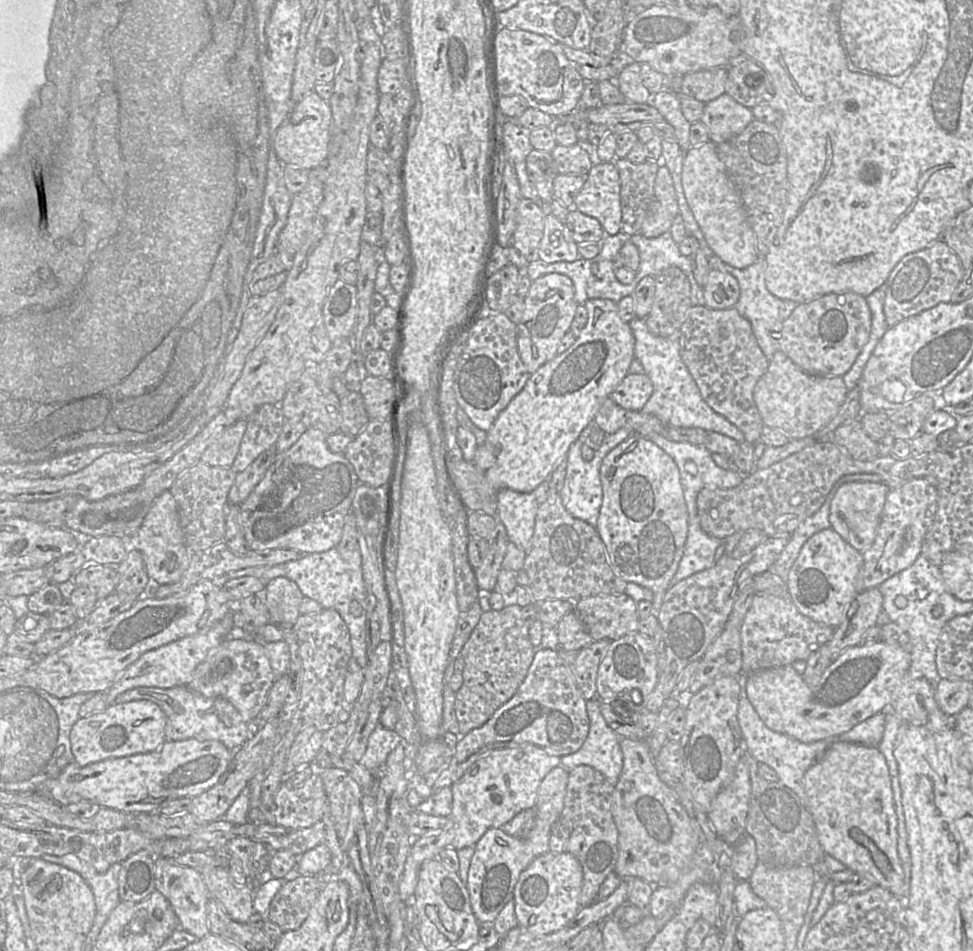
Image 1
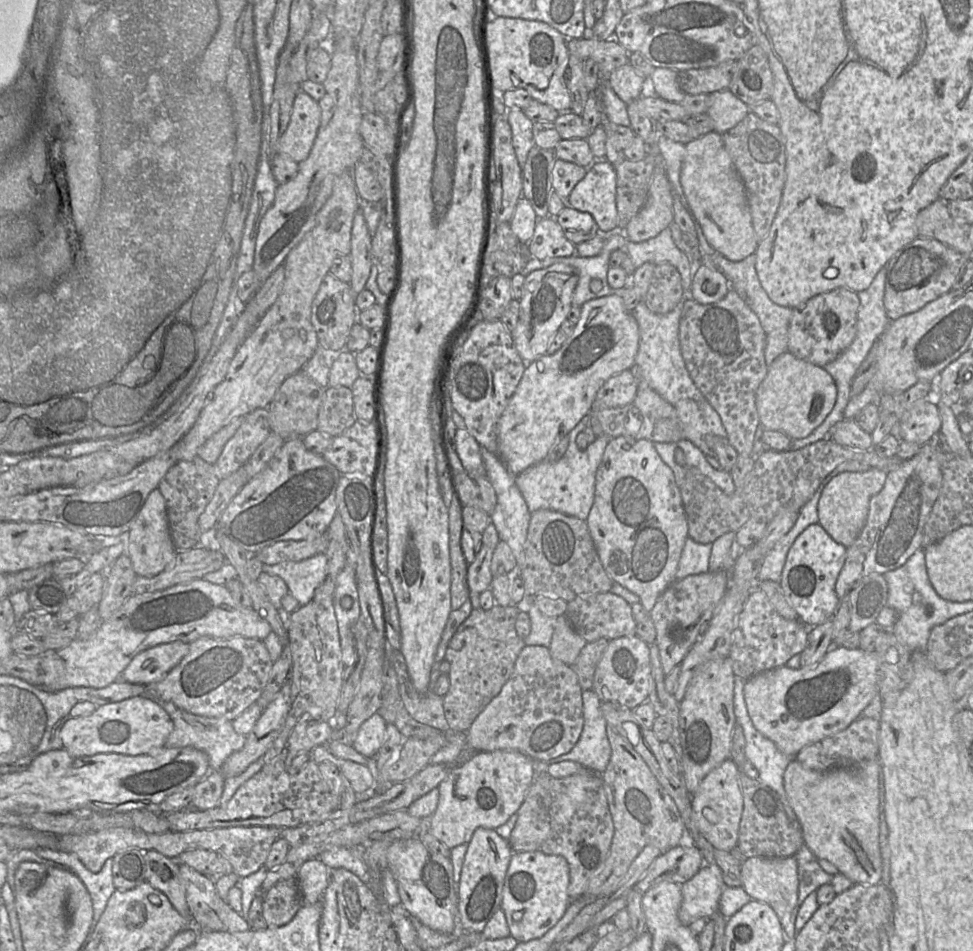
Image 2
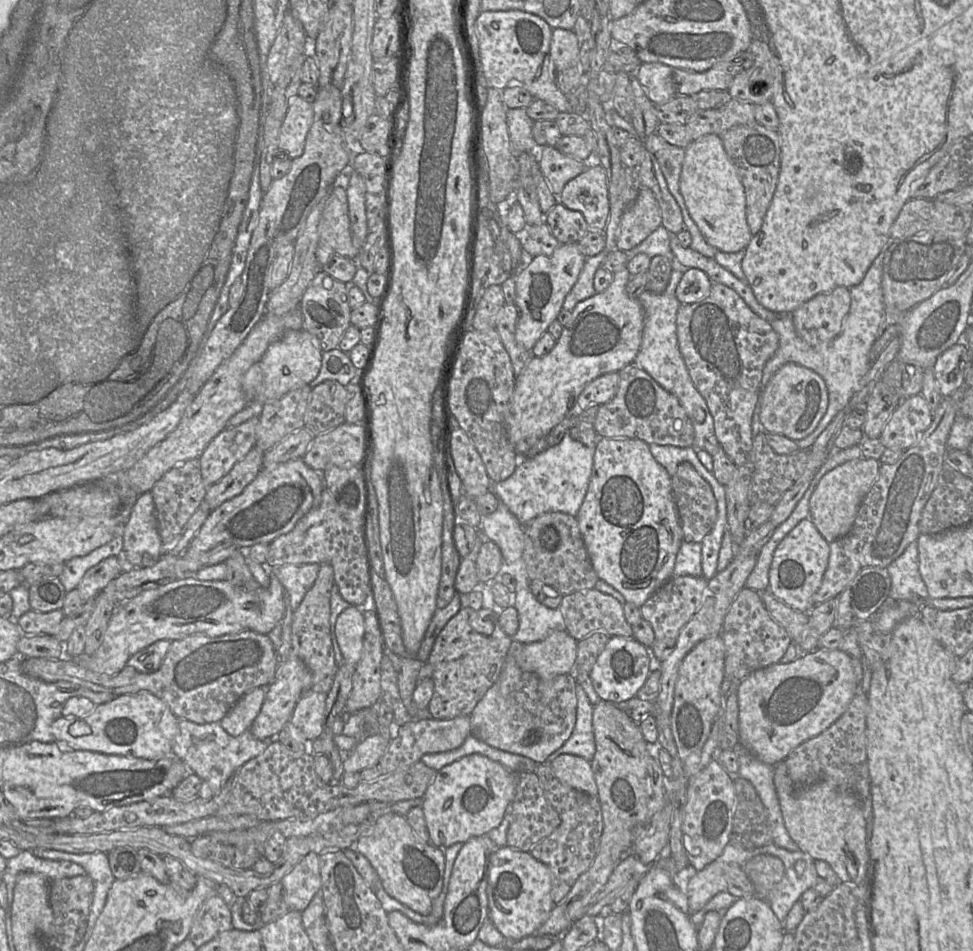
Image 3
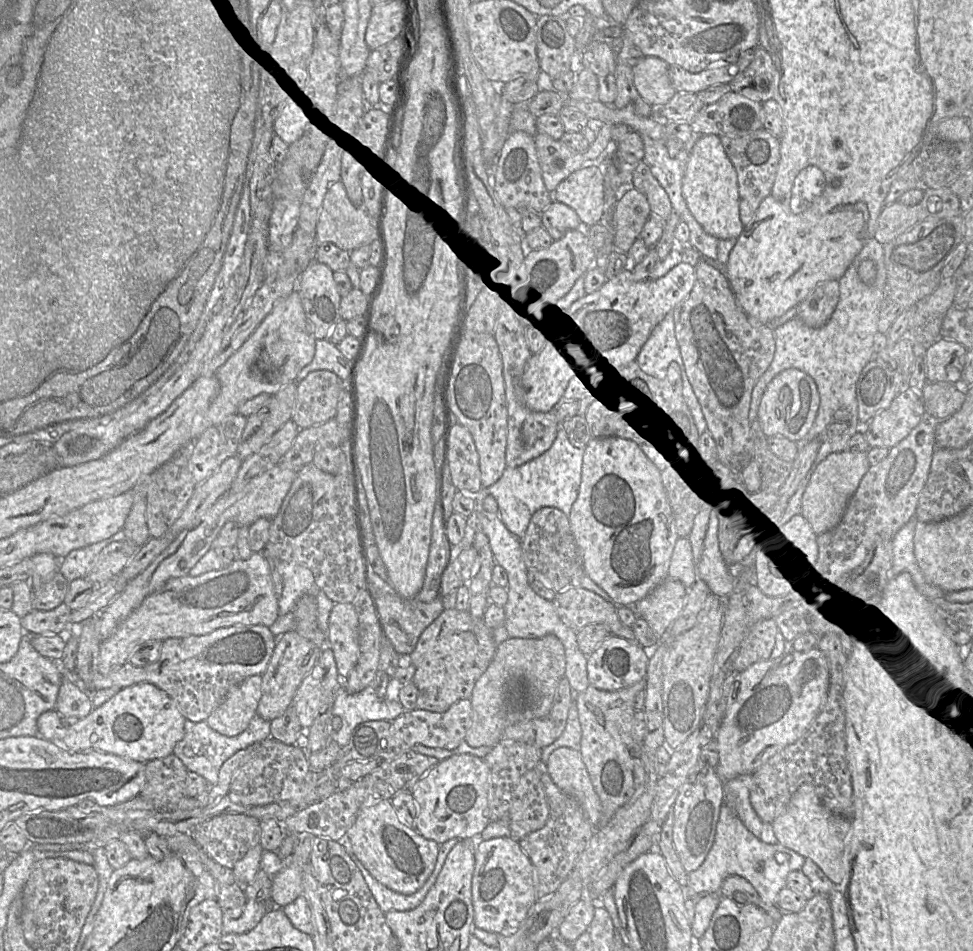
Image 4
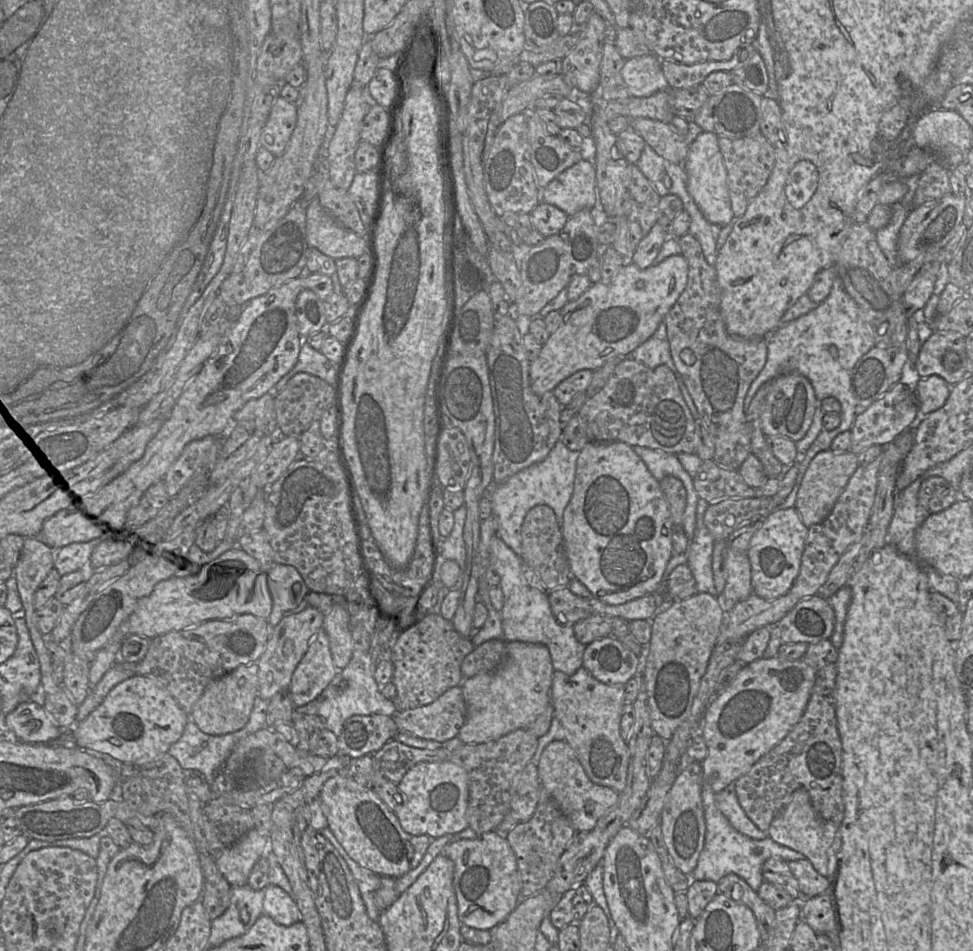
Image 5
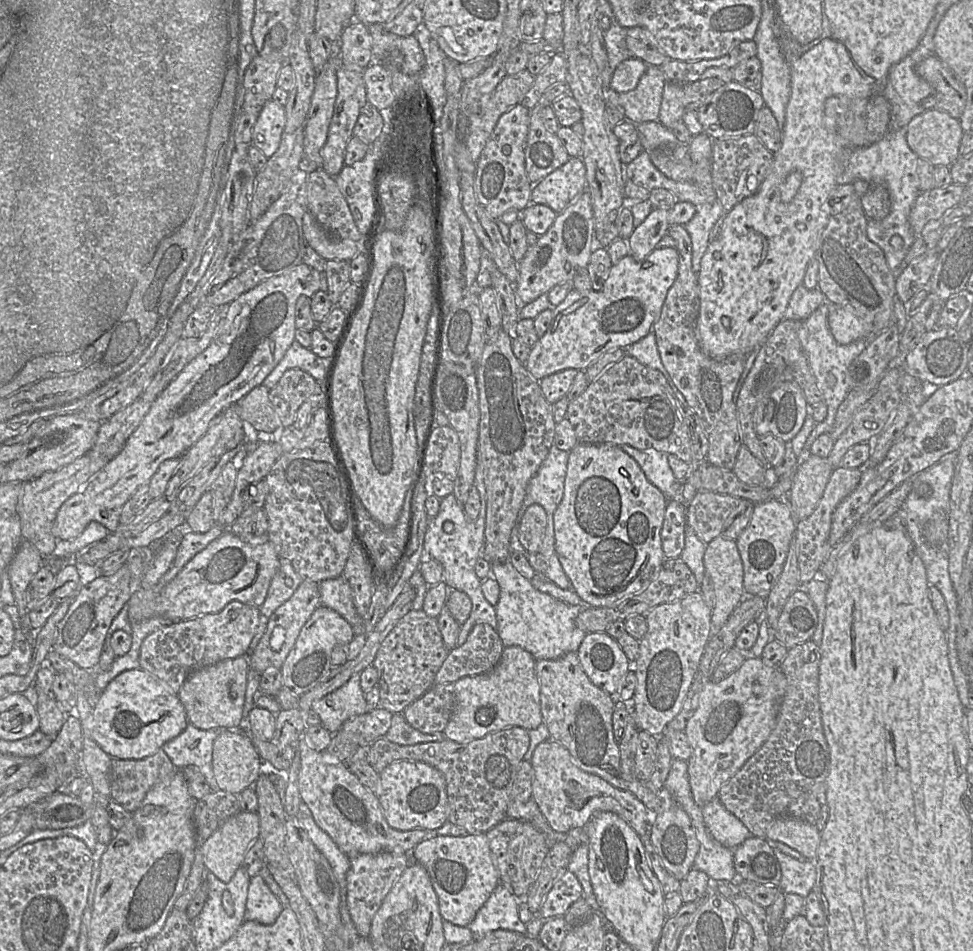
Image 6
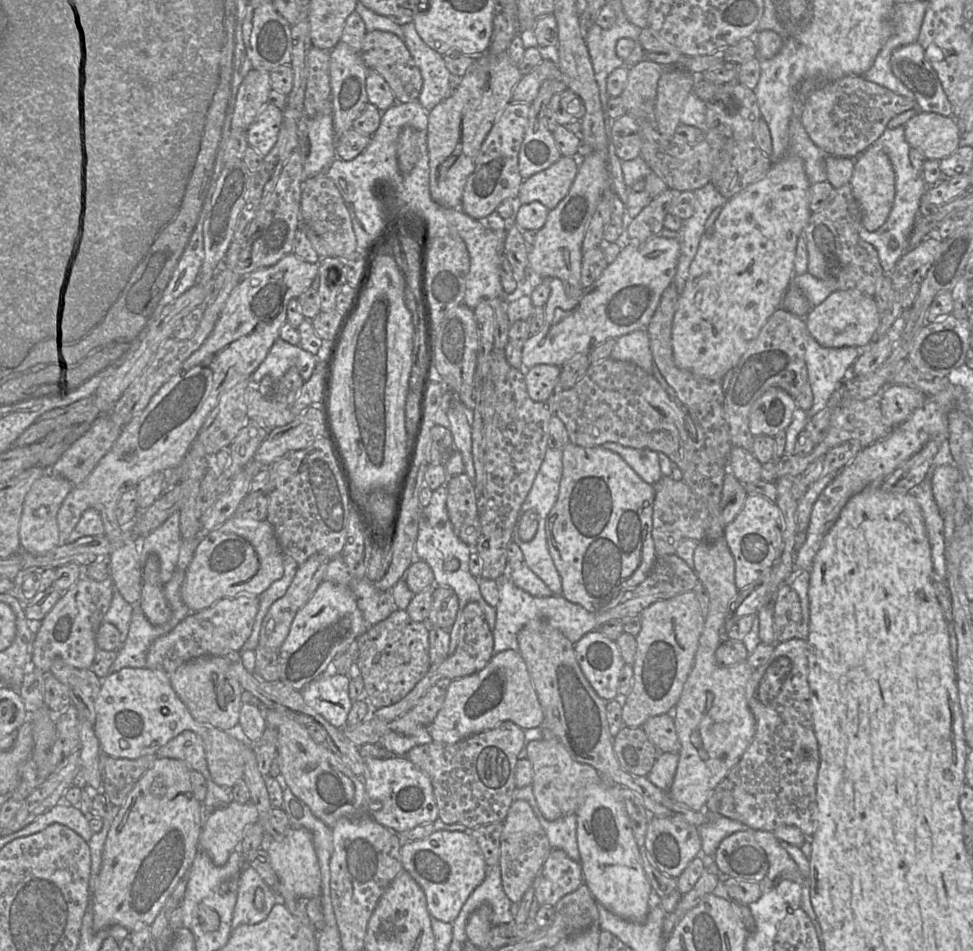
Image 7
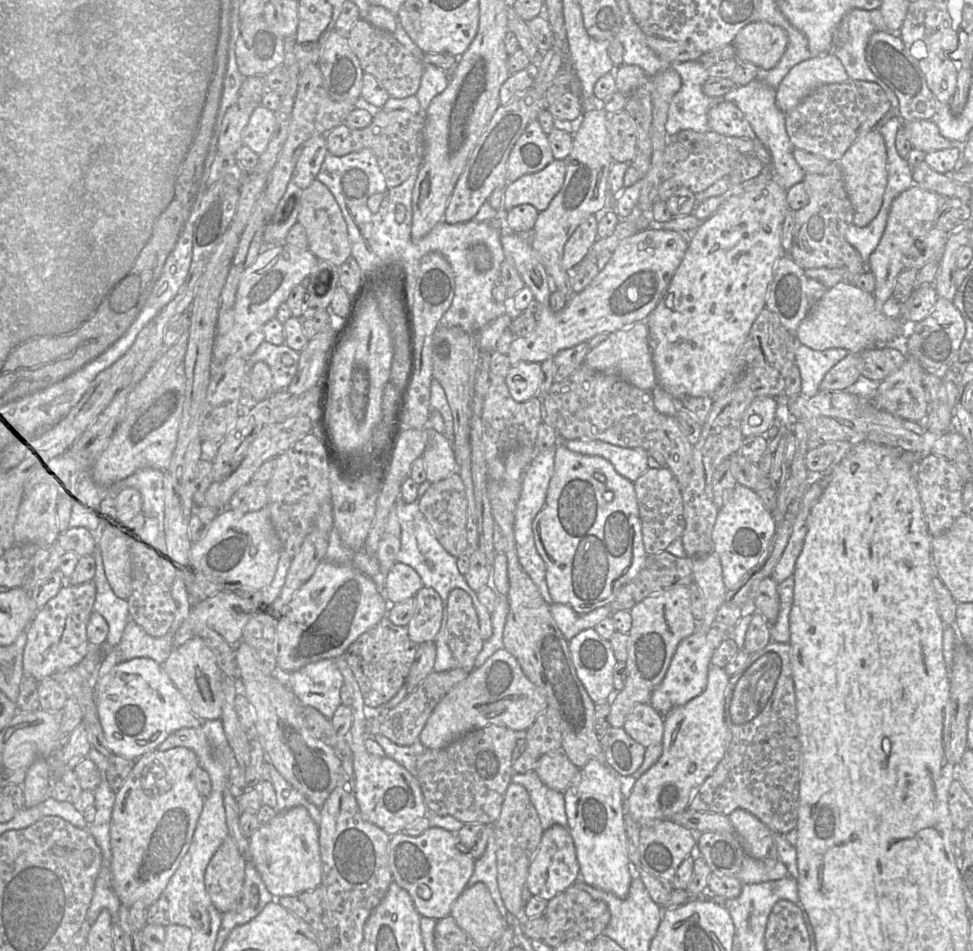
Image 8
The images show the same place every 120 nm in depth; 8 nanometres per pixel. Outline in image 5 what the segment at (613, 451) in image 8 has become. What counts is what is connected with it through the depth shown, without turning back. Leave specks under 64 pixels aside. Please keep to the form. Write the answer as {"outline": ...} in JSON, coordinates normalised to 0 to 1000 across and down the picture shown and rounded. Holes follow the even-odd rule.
{"outline":[[[650,469],[653,476],[662,485],[671,502],[677,507],[684,501],[699,504],[707,502],[712,510],[712,502],[702,492],[695,477],[679,472],[668,472],[659,469]]]}

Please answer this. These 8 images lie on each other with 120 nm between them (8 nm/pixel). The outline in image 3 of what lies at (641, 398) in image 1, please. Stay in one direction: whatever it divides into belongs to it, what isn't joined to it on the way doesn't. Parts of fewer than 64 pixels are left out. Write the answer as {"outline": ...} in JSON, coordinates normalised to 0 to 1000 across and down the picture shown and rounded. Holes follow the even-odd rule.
{"outline":[[[627,391],[605,402],[594,416],[592,426],[602,431],[609,426],[625,424],[633,414],[636,404],[635,391]]]}

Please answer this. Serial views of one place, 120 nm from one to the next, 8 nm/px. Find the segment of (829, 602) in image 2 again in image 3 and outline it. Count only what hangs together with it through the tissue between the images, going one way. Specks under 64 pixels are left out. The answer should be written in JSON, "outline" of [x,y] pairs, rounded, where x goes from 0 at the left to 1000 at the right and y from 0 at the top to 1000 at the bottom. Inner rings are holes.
{"outline":[[[834,546],[824,547],[799,574],[790,598],[789,620],[809,637],[826,645],[837,639],[836,626],[844,616],[851,595],[852,571]]]}

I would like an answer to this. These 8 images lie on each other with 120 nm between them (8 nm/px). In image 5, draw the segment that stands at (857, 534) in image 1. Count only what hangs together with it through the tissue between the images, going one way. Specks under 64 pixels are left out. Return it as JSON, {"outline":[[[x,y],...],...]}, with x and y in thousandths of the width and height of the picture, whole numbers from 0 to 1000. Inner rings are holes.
{"outline":[[[844,474],[835,483],[825,501],[817,530],[817,535],[828,554],[842,551],[850,545],[883,490],[882,479],[873,474]]]}

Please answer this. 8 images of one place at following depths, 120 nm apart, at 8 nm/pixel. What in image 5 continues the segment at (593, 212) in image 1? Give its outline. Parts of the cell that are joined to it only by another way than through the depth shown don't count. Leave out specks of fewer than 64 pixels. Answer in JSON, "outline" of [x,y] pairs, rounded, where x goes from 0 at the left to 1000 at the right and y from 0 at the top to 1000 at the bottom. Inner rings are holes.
{"outline":[[[598,167],[583,177],[556,200],[556,210],[571,217],[584,227],[597,221],[607,221],[615,210],[612,175],[603,167]]]}

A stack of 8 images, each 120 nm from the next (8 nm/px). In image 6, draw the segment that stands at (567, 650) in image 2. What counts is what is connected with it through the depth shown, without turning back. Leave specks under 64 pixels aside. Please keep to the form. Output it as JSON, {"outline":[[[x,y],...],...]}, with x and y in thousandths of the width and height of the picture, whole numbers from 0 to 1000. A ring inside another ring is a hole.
{"outline":[[[523,679],[518,681],[513,697],[505,706],[469,716],[466,719],[468,744],[454,770],[458,777],[480,781],[523,764],[551,767],[558,759],[551,695],[541,683]]]}

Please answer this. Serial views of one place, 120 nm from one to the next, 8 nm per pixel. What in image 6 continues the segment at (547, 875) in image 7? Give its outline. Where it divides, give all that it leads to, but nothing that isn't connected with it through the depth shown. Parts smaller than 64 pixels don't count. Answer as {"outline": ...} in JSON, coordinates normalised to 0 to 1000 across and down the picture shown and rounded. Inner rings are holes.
{"outline":[[[584,914],[570,927],[554,959],[560,967],[569,963],[580,963],[586,953],[599,941],[597,928]]]}

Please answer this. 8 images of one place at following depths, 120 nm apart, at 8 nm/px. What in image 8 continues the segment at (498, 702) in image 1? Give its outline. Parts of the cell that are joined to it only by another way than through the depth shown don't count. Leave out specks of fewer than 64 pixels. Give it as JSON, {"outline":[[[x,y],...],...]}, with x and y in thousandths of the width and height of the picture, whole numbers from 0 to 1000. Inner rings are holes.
{"outline":[[[397,648],[357,681],[353,690],[369,720],[374,742],[390,743],[408,730],[421,707],[429,681],[420,671],[418,658],[408,658]]]}

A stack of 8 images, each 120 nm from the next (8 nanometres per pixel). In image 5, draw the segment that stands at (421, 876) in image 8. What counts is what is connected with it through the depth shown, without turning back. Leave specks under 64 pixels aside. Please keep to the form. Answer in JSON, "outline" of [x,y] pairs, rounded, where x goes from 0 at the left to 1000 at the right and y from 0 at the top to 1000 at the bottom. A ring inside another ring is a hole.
{"outline":[[[503,874],[489,882],[464,885],[455,891],[452,899],[467,907],[466,934],[474,972],[504,979],[518,970],[535,947],[535,922],[519,878]]]}

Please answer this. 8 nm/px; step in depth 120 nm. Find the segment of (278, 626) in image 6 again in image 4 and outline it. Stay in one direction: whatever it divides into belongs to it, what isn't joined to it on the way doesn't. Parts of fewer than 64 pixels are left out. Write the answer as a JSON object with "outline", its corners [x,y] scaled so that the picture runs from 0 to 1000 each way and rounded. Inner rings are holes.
{"outline":[[[303,662],[284,670],[284,678],[274,699],[268,710],[268,734],[264,751],[277,759],[289,753],[300,741],[302,731],[312,712],[324,699],[330,682],[317,672],[308,669]]]}

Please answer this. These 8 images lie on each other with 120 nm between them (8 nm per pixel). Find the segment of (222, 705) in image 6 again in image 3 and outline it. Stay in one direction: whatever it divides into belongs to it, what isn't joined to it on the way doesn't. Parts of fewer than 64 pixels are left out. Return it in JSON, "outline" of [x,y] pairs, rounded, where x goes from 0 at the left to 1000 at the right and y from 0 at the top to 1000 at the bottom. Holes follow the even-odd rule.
{"outline":[[[264,722],[251,730],[226,757],[235,773],[244,775],[258,764],[271,738],[272,723]]]}

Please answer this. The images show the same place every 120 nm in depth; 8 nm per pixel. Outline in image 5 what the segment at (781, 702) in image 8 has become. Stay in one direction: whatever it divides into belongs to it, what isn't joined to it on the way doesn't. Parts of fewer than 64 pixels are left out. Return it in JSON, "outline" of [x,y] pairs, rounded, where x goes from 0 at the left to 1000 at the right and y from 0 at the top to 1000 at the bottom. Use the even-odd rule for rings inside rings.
{"outline":[[[853,672],[844,673],[831,678],[824,694],[837,702],[839,714],[823,756],[800,783],[754,822],[762,849],[775,866],[787,875],[812,837],[822,828],[830,831],[835,848],[843,860],[863,866],[868,855],[865,781],[859,754],[861,682]]]}

